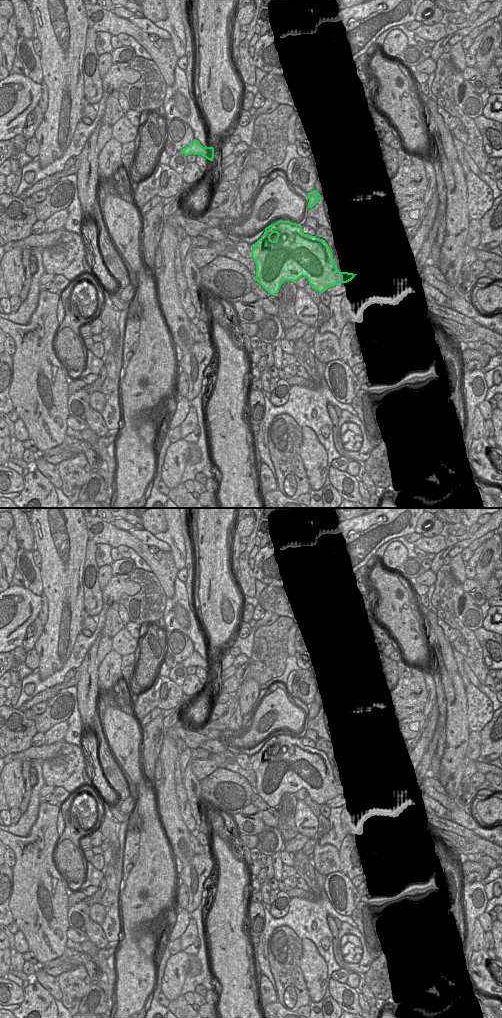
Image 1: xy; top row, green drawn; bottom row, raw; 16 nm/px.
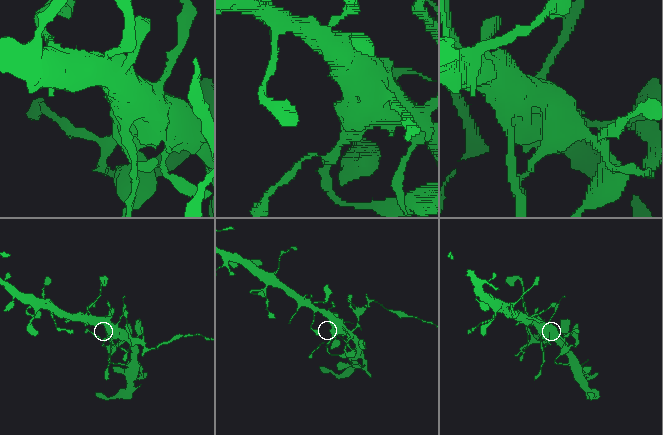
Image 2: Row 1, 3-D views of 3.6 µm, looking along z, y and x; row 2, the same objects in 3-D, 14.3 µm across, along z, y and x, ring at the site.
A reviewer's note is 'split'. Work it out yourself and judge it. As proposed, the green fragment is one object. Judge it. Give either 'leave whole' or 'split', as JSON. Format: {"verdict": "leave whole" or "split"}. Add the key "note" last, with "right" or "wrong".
{"verdict": "split", "note": "right"}

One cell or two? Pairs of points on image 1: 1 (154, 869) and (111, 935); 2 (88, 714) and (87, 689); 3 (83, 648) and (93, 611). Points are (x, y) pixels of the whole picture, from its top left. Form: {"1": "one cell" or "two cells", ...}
{"1": "two cells", "2": "one cell", "3": "two cells"}

